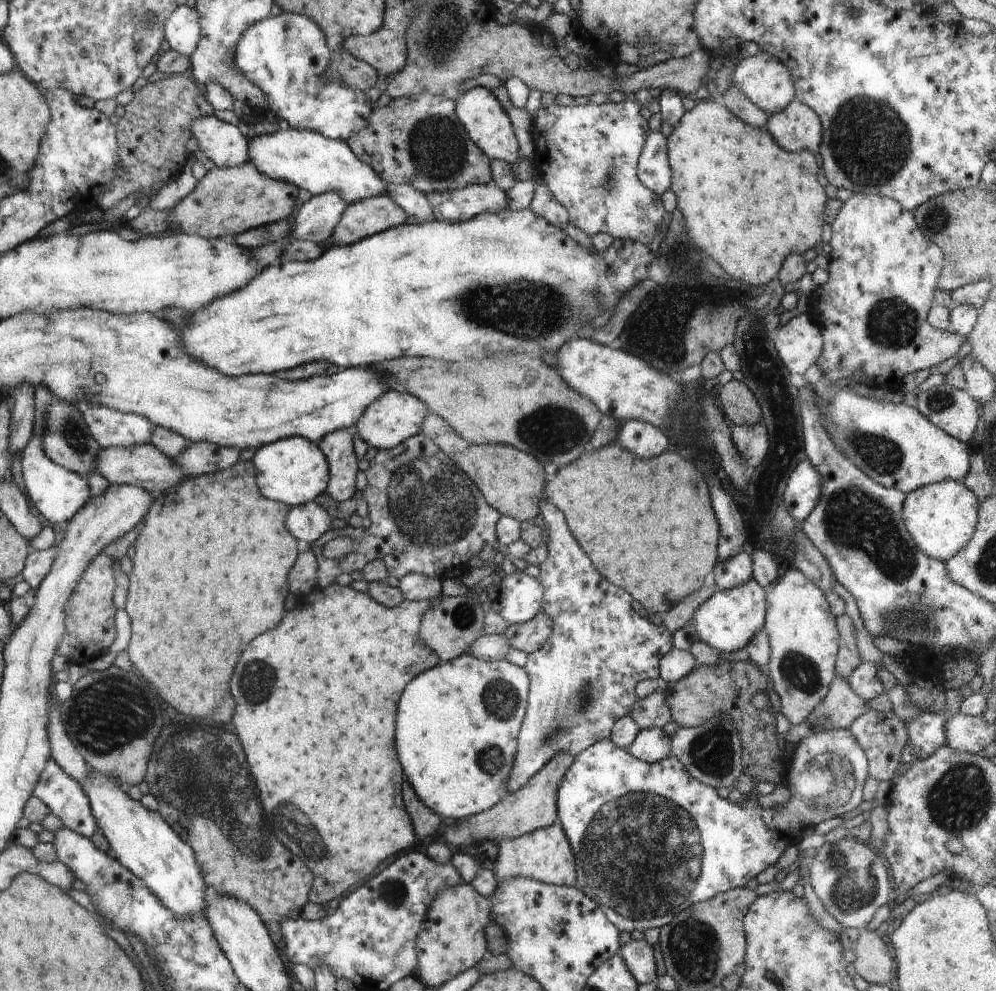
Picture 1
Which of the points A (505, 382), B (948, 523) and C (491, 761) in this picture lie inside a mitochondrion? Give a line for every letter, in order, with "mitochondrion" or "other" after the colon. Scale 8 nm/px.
A: other
B: other
C: mitochondrion

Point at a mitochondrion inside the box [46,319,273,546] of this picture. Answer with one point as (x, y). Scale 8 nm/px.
(71, 429)

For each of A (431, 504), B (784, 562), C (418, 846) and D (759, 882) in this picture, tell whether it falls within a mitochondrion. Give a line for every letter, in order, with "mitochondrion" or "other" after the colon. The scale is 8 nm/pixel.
A: mitochondrion
B: other
C: other
D: other

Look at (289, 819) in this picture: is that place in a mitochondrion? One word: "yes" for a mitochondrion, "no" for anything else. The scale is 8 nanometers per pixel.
yes

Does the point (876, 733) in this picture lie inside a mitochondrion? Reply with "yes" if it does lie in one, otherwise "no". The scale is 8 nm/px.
no

